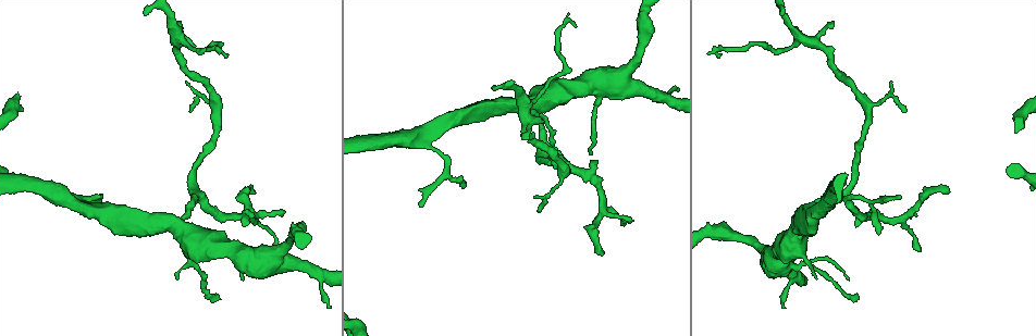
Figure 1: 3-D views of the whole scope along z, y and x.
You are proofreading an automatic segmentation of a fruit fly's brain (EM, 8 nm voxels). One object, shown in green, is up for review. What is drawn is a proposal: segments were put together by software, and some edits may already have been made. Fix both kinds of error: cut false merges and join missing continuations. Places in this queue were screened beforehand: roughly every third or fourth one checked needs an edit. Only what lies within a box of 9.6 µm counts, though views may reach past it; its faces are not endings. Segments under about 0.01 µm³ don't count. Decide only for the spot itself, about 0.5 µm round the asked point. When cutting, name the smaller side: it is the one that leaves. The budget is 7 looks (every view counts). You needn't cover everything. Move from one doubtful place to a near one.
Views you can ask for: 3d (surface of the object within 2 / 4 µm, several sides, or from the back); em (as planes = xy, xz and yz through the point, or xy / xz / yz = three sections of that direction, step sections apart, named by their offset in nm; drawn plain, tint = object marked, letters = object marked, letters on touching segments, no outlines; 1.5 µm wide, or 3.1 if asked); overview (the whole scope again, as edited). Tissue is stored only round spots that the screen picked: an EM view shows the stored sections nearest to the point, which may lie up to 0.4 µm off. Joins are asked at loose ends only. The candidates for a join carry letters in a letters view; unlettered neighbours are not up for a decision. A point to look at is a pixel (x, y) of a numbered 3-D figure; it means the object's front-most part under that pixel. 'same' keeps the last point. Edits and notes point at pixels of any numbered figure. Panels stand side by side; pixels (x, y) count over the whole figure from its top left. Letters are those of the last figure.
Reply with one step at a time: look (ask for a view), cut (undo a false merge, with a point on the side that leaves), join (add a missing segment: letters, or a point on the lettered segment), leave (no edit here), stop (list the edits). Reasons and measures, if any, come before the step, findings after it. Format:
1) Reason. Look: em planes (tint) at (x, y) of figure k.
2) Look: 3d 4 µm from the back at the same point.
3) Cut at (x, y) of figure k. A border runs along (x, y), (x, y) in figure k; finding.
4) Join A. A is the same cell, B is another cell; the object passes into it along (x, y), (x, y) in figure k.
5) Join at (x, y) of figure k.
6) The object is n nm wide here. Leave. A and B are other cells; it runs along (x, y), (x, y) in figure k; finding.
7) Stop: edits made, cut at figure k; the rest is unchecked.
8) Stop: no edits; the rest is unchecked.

Free end. Look: em xy step 4 (tint) at (539, 212) of figure 1.

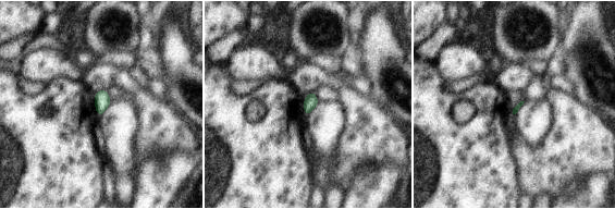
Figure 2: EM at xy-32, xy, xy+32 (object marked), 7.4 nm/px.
Another direction. Look: em planes (letters) at the same point.

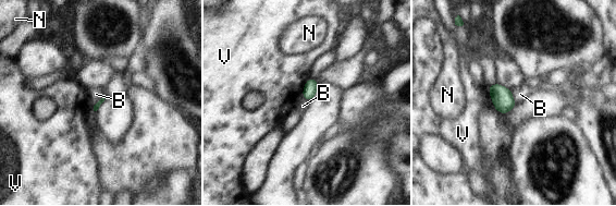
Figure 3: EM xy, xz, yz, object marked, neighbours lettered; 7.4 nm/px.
Leave. B, N and V are other cells; no lettered segment goes on from it.

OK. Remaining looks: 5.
Free end. Look: 3d 4 µm at (920, 251) of figure 1.

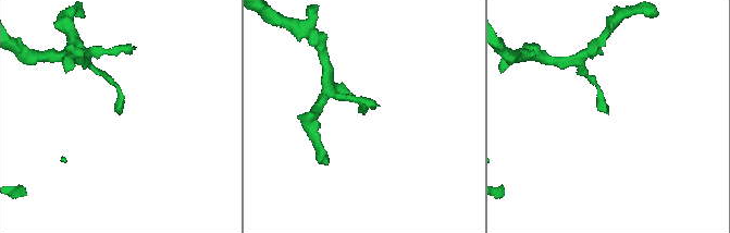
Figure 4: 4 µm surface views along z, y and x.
Shape alone is not enough. Look: em planes (letters) at (120, 114) of figure 4.

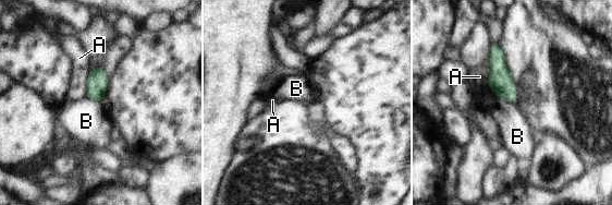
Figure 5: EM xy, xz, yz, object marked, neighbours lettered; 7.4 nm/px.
Leave. A and B are other cells; a border runs along (498, 96), (516, 105) in figure 5; no lettered segment goes on from it.

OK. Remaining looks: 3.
Thick turns thin. Look: 3d 2 µm at (320, 276) of figure 1.

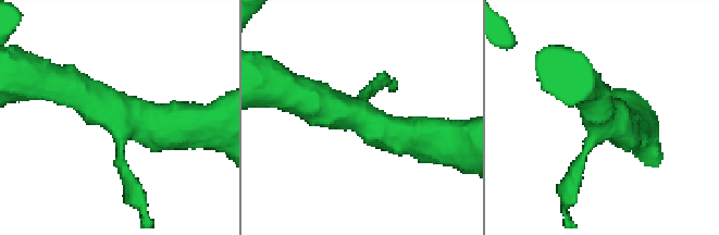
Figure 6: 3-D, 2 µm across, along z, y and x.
Look: em yz step 8 (tint) at (359, 114) of figure 6.

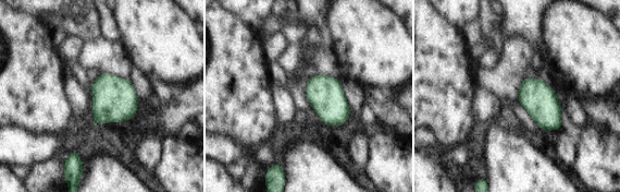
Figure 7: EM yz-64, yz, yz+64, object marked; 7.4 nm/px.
Another direction. Look: em xz step 4 (letters) at the same point.

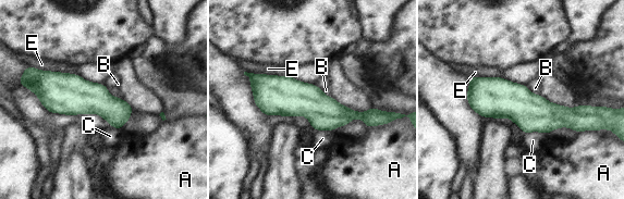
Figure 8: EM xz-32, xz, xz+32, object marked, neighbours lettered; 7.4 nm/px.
The longest contact is with E, 320 nm. Leave. A, B, C and E are other cells; it runs along (251, 75), (329, 114), (369, 113) in figure 8; continuous, no second cell.

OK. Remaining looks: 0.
Stop: no edits; the rest is unchecked.

